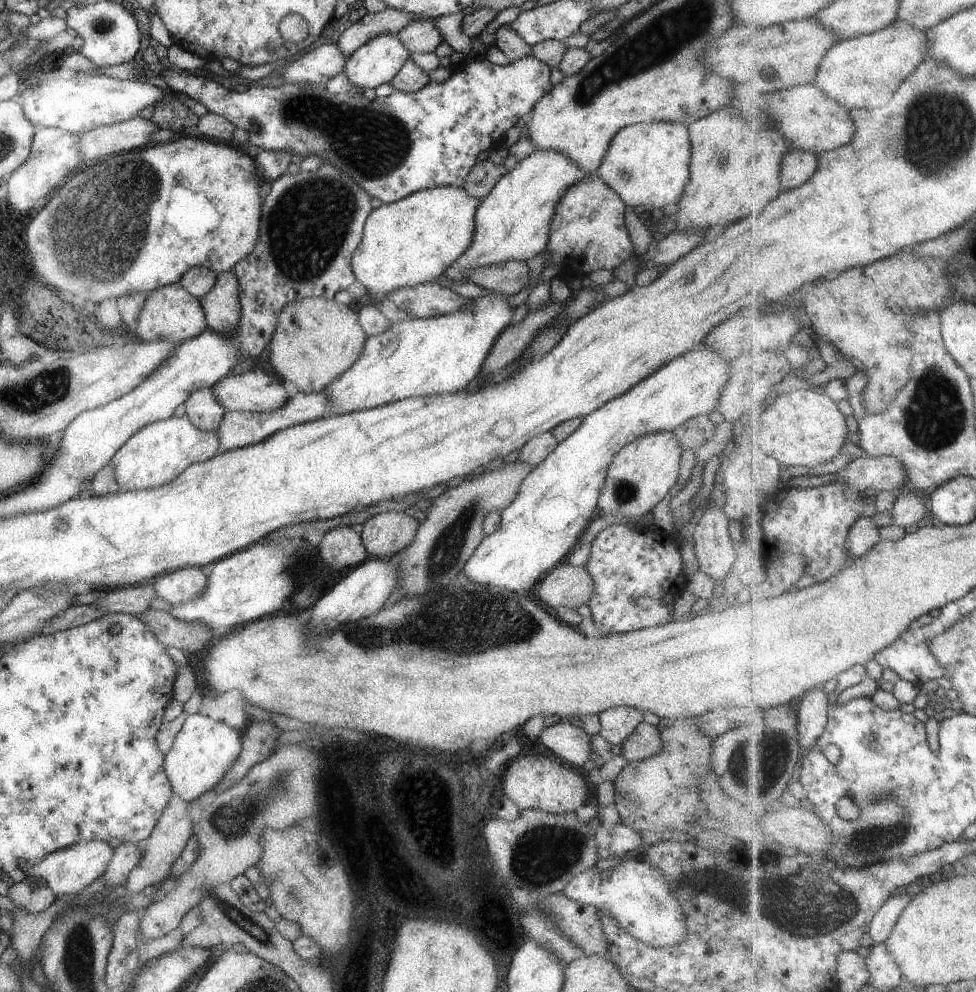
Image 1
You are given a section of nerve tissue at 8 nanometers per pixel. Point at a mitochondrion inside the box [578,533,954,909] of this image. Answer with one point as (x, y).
(768, 762)

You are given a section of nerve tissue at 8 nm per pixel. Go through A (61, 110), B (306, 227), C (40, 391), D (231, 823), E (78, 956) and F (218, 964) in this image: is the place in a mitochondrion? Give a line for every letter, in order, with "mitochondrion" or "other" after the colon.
A: other
B: mitochondrion
C: mitochondrion
D: mitochondrion
E: mitochondrion
F: other

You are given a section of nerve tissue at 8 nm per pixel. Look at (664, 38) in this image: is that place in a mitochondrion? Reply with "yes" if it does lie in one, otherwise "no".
yes

